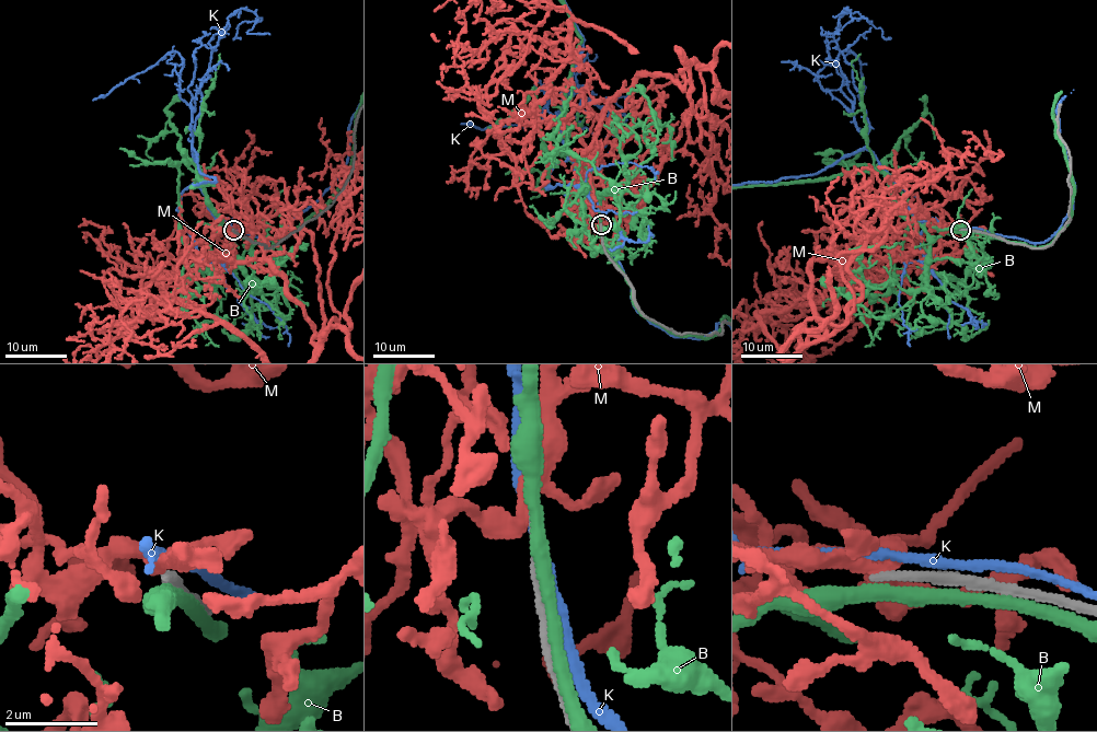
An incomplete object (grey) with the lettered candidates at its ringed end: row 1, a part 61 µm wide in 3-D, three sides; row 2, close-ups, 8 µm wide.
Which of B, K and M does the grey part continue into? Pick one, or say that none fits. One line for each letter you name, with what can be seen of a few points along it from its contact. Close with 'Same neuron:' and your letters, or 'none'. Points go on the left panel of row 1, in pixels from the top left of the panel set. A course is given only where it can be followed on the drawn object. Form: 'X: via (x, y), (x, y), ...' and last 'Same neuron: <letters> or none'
Same neuron: none

